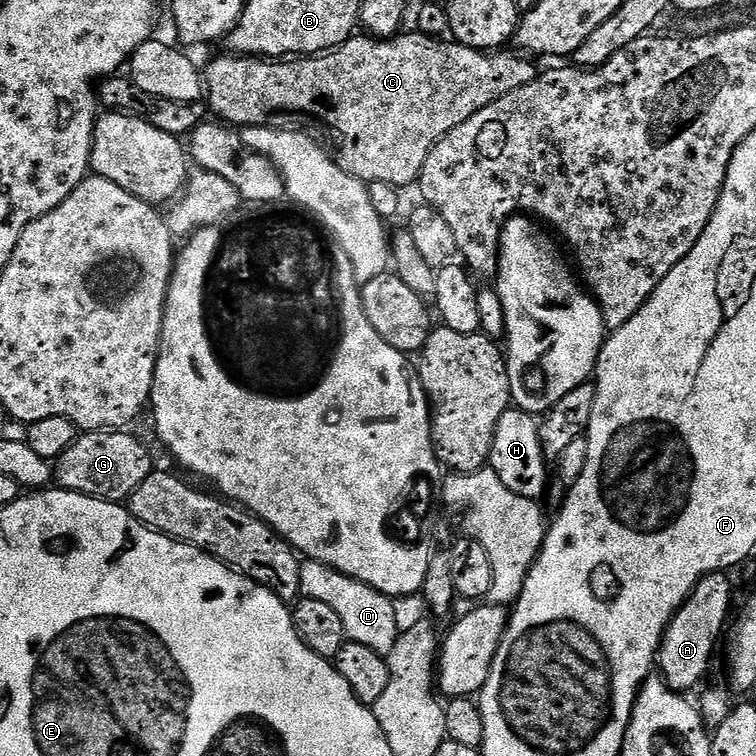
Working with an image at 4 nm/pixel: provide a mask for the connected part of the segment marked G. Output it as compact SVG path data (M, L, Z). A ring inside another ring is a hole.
M128 430L80 432L70 450L54 461L55 483L66 492L77 492L99 500L127 501L154 471L147 446L130 433Z

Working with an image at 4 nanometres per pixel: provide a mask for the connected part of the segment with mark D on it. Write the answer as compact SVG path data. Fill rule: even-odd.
M305 559L299 568L299 588L305 600L325 602L333 607L346 630L347 640L368 646L375 653L387 656L392 652L400 634L394 615L393 599L365 583L358 582L340 571L334 571L317 560Z

